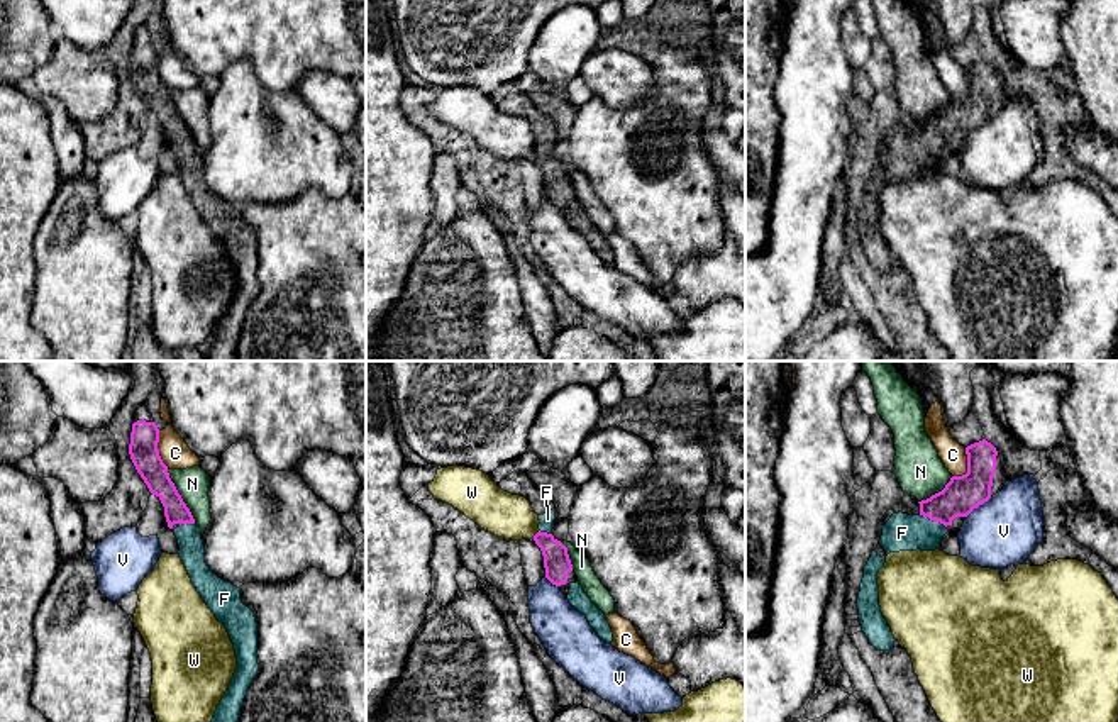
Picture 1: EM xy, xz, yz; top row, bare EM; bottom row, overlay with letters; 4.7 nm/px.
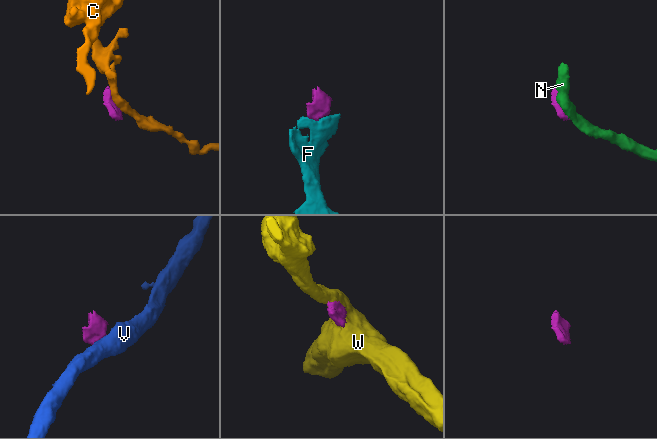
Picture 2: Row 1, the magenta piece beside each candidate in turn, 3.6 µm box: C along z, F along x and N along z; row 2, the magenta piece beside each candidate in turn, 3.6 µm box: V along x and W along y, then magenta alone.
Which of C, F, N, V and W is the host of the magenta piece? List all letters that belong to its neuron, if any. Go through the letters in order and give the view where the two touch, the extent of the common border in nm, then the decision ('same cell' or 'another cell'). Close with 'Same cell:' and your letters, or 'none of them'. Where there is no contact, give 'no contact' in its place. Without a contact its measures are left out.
C: contact in yz; length 160 nm; another cell
F: contact in yz; length 140 nm; same cell
N: contact in xy; length 300 nm; another cell
V: contact in yz; length 160 nm; another cell
W: contact in xz; length 50 nm; another cell
Same cell: F

